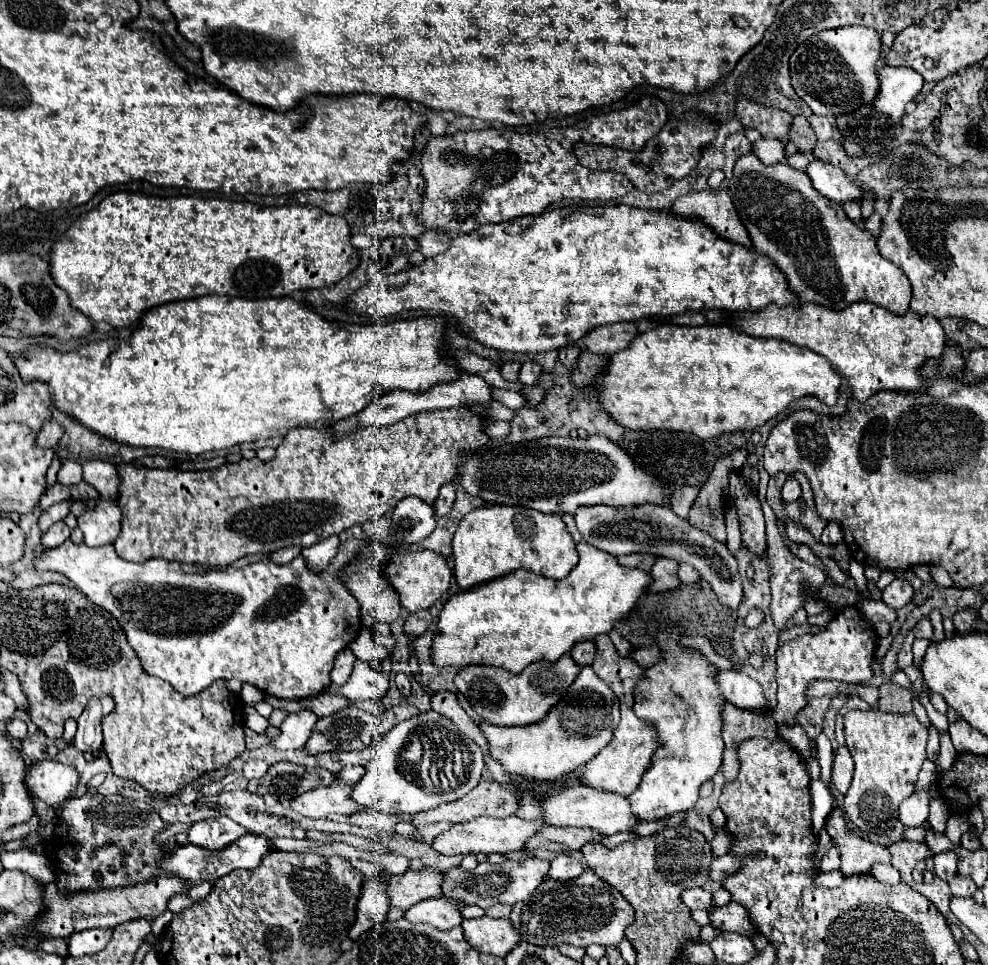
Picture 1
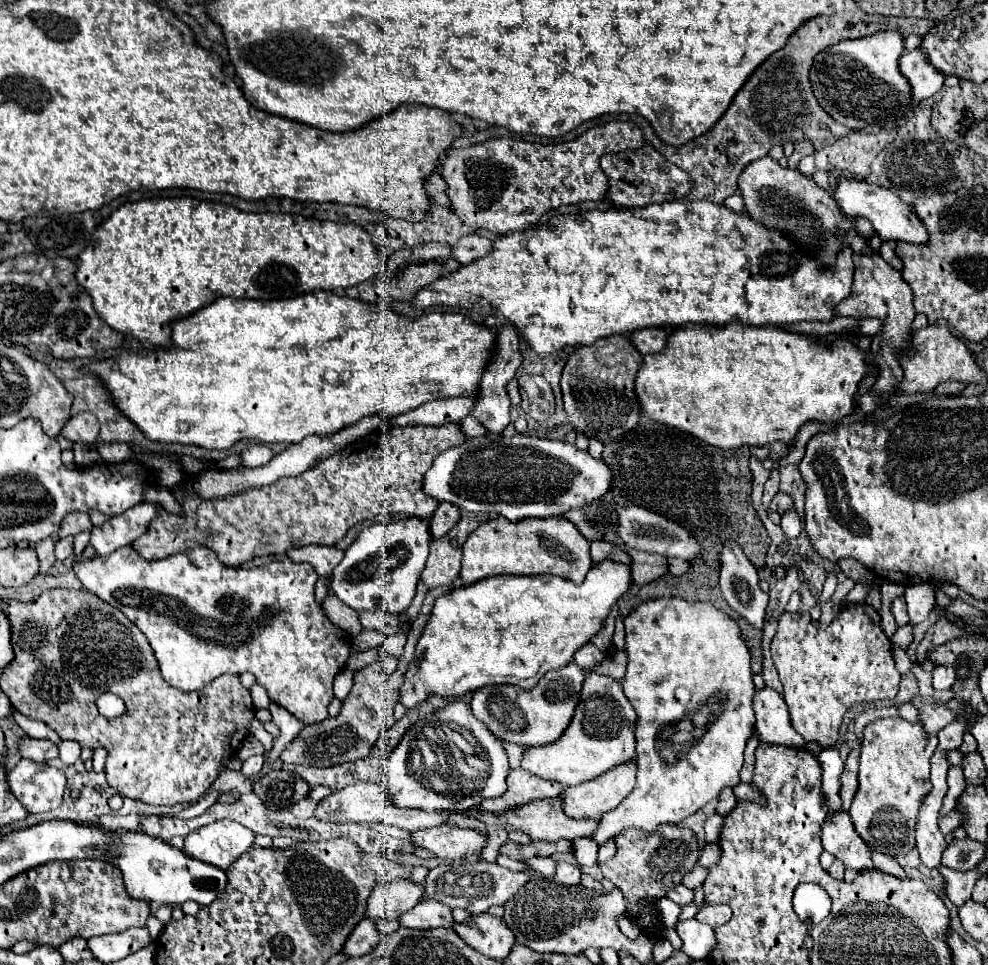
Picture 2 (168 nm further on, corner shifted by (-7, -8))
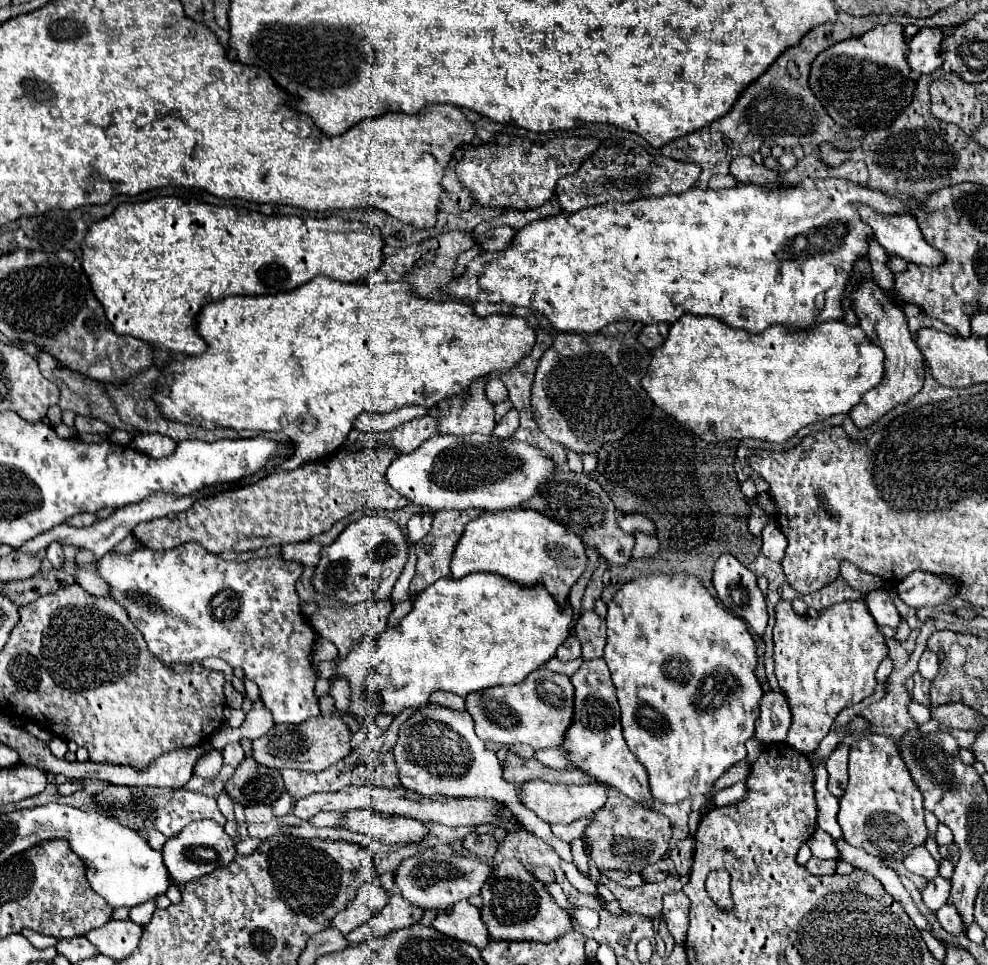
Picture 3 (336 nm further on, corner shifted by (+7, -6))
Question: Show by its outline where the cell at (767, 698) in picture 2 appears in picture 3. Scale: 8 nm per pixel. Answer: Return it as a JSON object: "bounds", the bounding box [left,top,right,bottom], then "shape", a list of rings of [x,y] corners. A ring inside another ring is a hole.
{"bounds":[754,692,792,744],"shape":[[[764,692],[760,698],[760,716],[756,720],[754,738],[772,744],[784,742],[790,728],[792,714],[788,712],[788,702],[782,692]]]}

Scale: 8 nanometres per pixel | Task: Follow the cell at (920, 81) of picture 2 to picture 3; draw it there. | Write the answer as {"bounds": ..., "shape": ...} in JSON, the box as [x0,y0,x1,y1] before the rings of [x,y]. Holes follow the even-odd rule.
{"bounds":[906,28,942,76],"shape":[[[920,28],[920,32],[908,42],[906,62],[912,72],[928,76],[942,66],[938,58],[940,38],[942,38],[940,28]]]}

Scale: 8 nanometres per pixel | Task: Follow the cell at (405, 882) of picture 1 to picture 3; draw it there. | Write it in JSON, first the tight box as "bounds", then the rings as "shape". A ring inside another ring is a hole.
{"bounds":[332,880,390,934],"shape":[[[370,880],[364,886],[360,886],[356,898],[350,900],[346,910],[336,914],[336,918],[332,920],[332,926],[338,928],[342,934],[348,934],[354,928],[362,926],[364,922],[368,922],[378,910],[386,906],[388,900],[390,900],[390,894],[376,880]]]}

